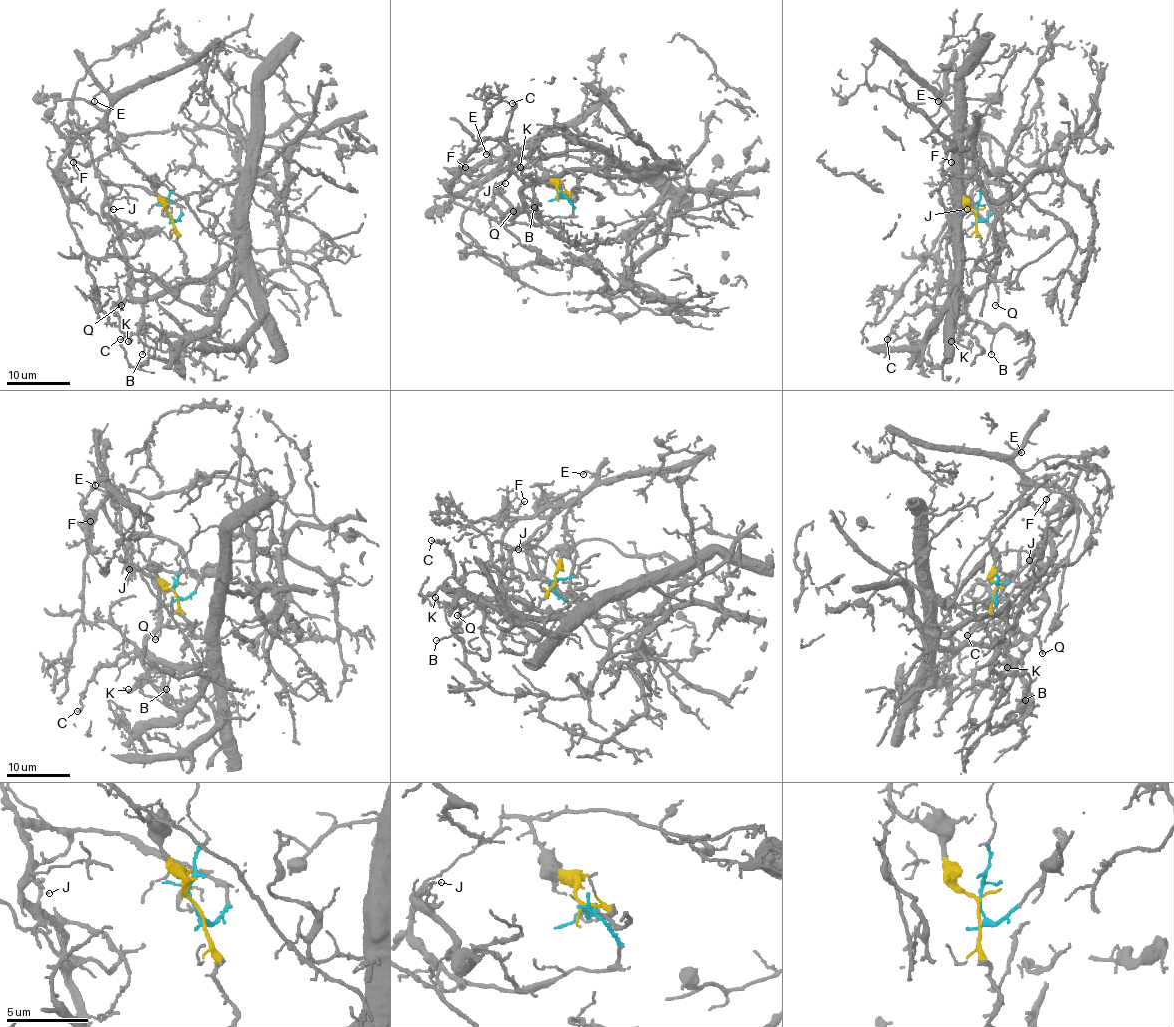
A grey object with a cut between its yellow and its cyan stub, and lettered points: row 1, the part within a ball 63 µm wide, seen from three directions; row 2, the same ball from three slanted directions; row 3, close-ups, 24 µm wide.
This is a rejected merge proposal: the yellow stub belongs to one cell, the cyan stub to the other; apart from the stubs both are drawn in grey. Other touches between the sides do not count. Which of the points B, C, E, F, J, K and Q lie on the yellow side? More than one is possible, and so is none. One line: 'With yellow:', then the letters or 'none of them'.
With yellow: E, F

